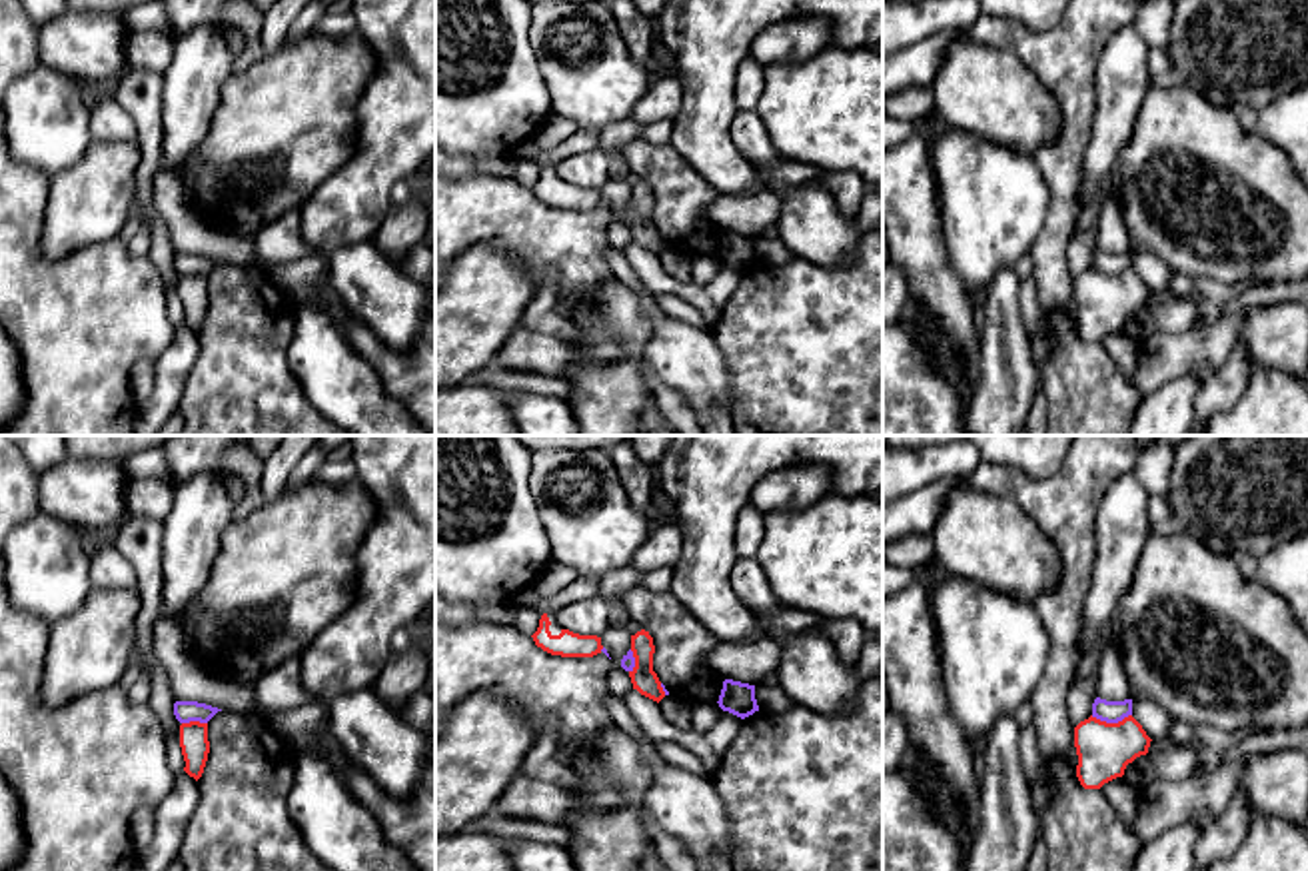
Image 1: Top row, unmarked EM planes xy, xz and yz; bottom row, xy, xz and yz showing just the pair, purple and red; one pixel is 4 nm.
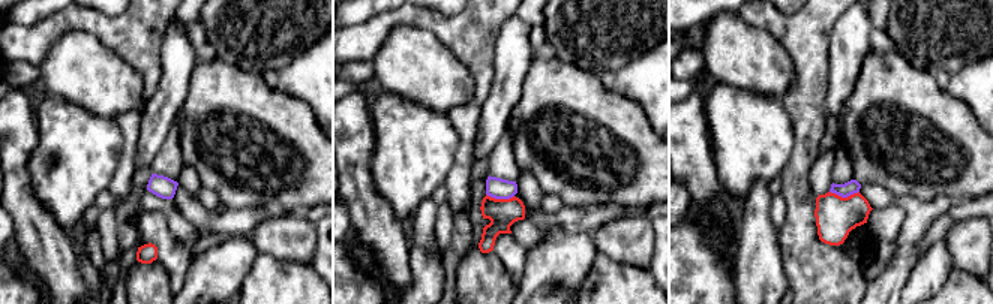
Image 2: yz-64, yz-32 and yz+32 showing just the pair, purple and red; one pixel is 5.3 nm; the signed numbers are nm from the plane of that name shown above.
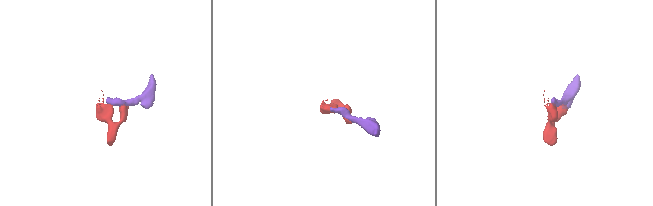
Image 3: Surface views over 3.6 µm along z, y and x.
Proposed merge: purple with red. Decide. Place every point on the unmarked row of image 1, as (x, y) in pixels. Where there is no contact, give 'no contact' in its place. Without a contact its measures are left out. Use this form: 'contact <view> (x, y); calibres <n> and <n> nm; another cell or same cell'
contact yz (1111, 274); calibres 90 and 220 nm; another cell

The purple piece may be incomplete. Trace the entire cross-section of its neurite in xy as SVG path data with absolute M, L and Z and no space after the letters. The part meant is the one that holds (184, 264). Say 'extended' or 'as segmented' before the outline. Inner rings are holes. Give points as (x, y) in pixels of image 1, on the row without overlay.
as segmented; M176 254L174 268L180 276L200 274L208 276L218 264L218 260L198 256L198 254Z

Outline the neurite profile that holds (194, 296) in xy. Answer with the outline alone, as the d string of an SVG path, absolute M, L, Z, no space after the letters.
M200 274L182 276L180 300L186 314L184 324L198 334L204 326L210 306L208 276Z

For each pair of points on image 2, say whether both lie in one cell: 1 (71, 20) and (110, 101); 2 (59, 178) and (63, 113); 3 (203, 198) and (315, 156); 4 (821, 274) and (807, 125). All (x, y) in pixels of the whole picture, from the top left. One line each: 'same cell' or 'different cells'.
1: different cells
2: same cell
3: different cells
4: same cell

